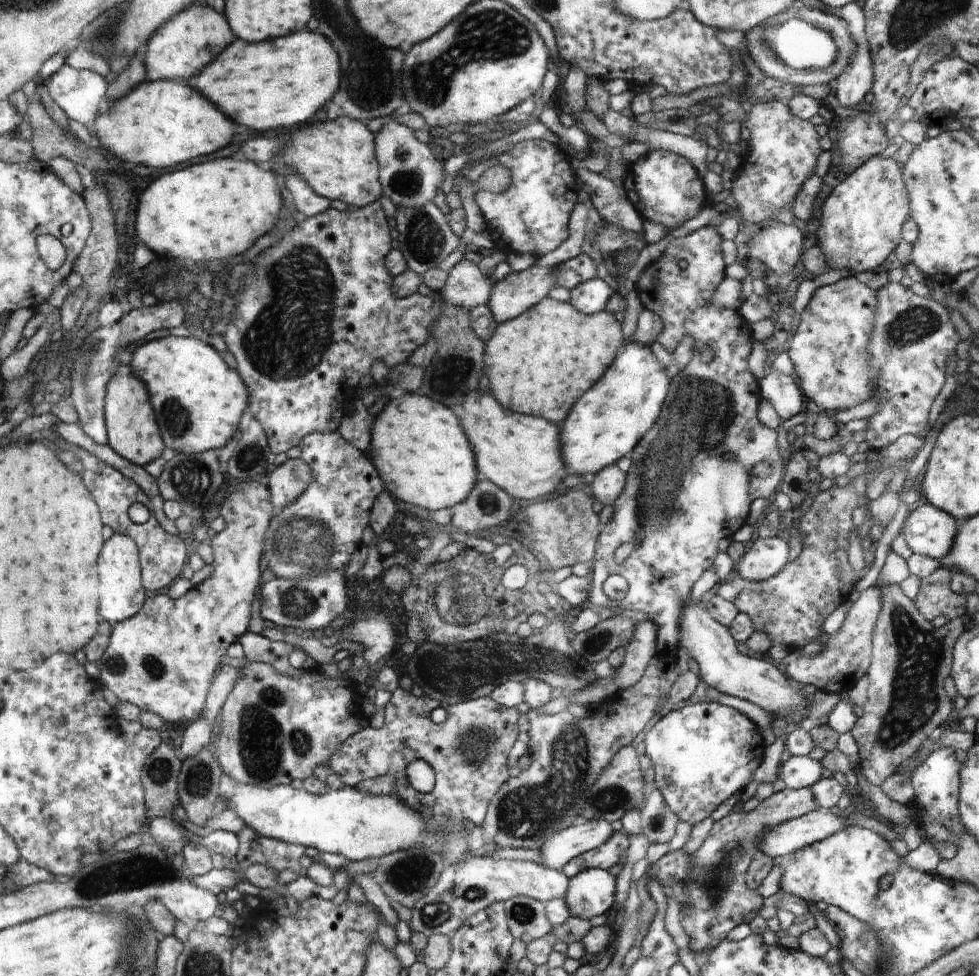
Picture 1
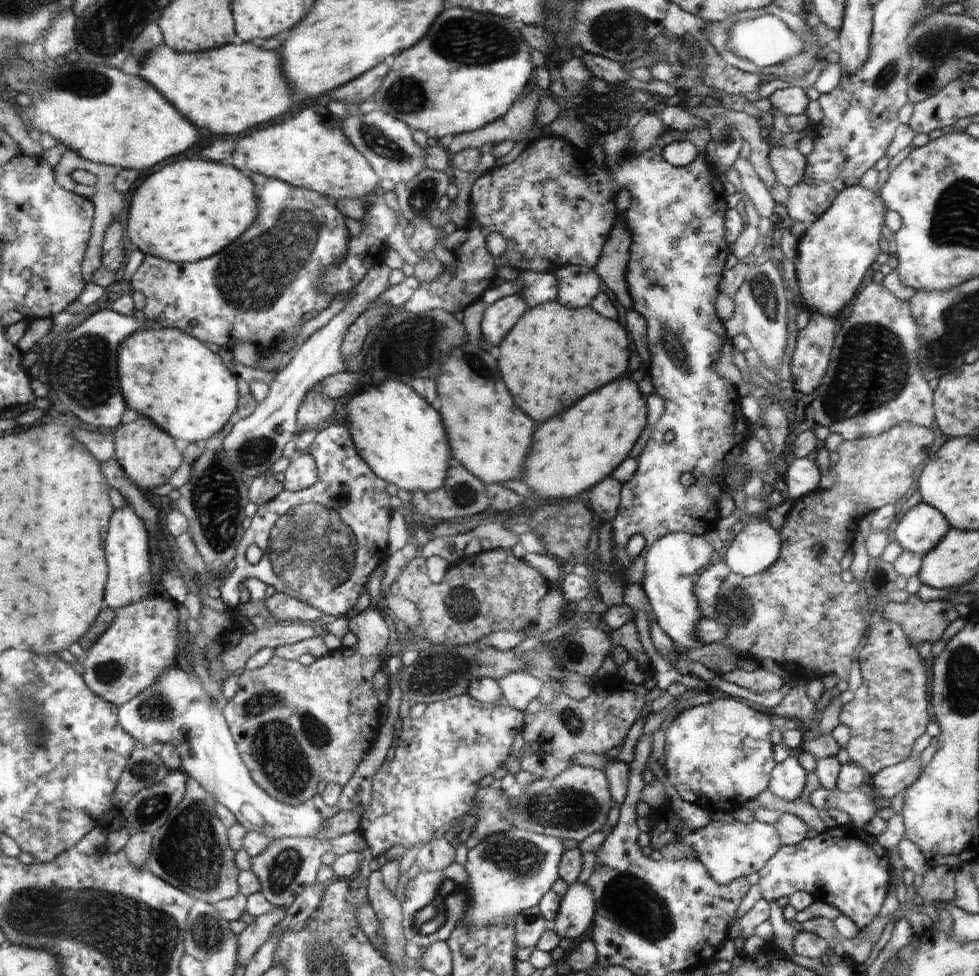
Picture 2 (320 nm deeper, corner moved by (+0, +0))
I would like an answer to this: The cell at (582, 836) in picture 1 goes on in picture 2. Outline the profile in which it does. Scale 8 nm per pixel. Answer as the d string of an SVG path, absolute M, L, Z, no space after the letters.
M516 826L504 834L486 838L469 850L468 861L463 866L470 882L470 902L458 924L484 928L502 920L514 923L518 914L539 905L545 894L553 889L560 877L558 866L564 854L560 839Z

